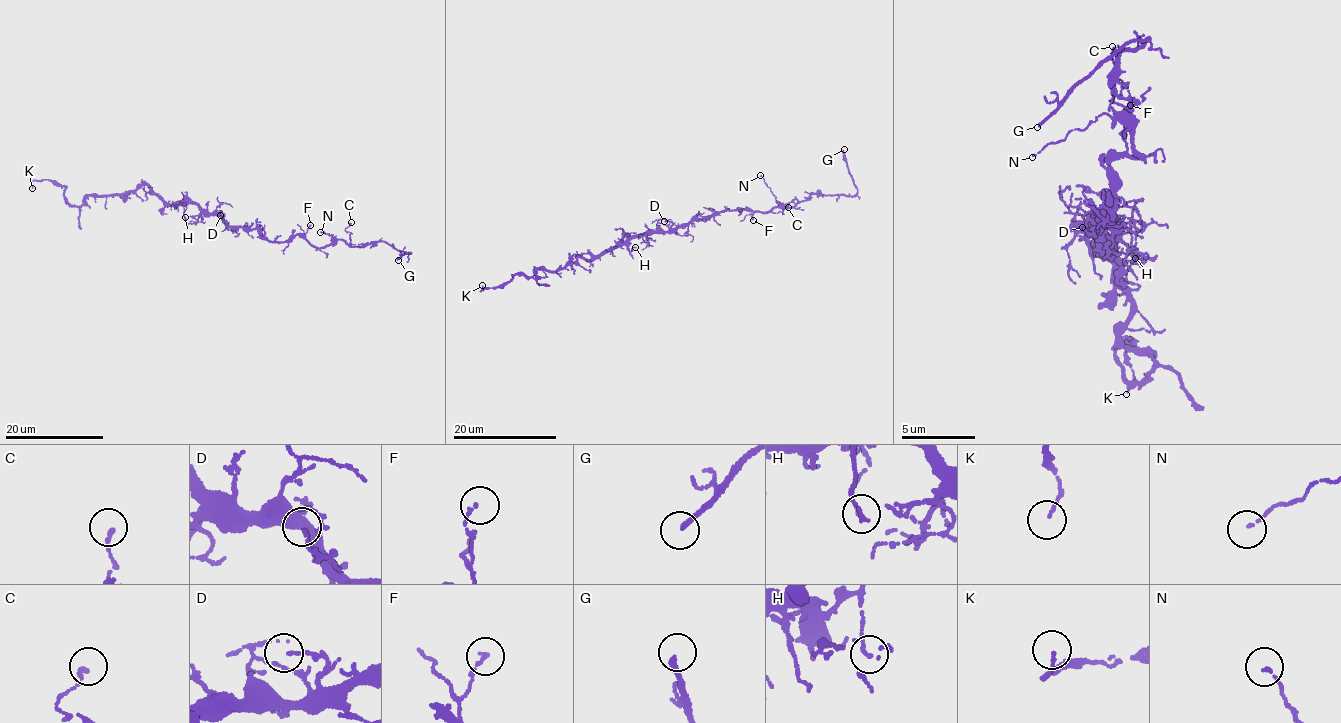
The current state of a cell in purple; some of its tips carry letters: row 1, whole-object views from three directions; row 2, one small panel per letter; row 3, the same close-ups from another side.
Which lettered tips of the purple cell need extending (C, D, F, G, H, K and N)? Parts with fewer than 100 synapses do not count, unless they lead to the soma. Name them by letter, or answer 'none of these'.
G

